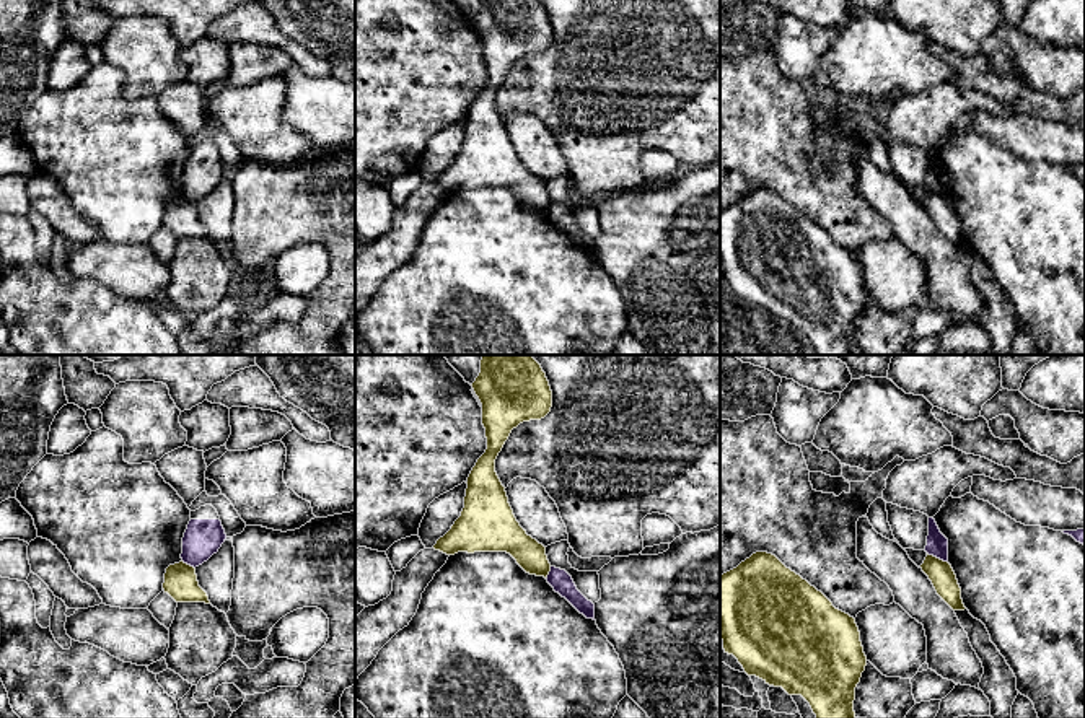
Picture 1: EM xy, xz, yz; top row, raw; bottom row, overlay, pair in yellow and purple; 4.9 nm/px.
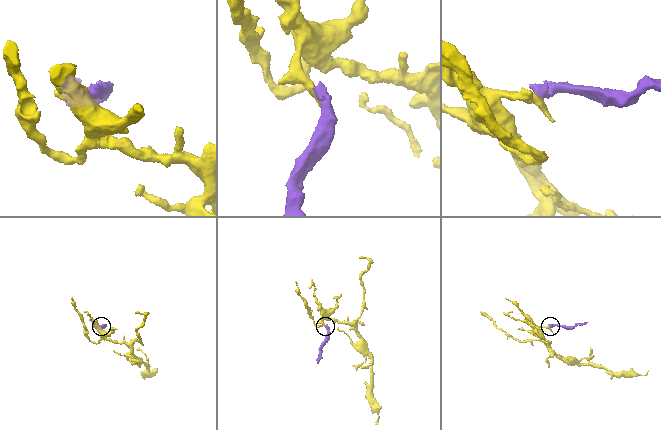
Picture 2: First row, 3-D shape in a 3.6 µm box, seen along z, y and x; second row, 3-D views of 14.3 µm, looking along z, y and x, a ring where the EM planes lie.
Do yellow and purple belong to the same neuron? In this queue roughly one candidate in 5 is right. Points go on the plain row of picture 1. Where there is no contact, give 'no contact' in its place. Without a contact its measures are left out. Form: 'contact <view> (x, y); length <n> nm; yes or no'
contact yz (935, 192); length 120 nm; no

